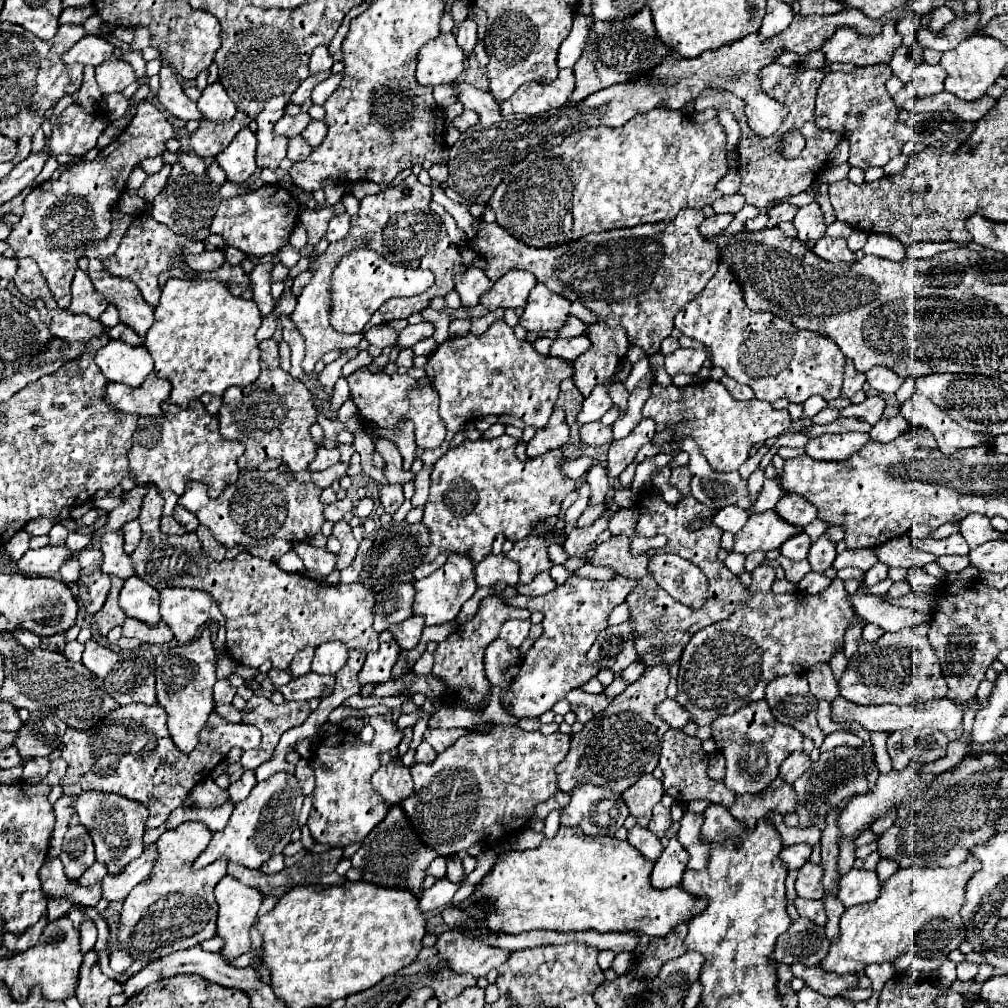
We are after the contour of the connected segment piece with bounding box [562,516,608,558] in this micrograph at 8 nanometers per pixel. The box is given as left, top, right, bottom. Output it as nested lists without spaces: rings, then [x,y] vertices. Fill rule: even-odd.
[[[602,516],[588,528],[574,528],[568,534],[566,542],[562,544],[566,554],[570,554],[568,558],[588,558],[590,556],[590,548],[594,546],[596,538],[606,530],[606,526],[608,526],[608,518]]]

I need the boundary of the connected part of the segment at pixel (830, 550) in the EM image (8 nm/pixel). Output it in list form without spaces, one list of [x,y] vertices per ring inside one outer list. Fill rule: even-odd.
[[[820,536],[820,540],[810,546],[808,562],[810,562],[810,566],[812,566],[812,572],[824,574],[824,572],[832,566],[834,558],[836,558],[834,542],[830,542],[826,536]]]

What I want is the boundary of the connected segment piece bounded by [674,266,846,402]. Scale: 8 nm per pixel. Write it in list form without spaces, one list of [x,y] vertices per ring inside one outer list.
[[[718,266],[718,272],[710,278],[702,294],[698,294],[694,302],[690,302],[686,308],[682,308],[676,314],[674,324],[684,336],[694,338],[702,346],[710,348],[712,366],[722,368],[730,378],[742,384],[750,384],[754,390],[754,396],[760,400],[774,402],[786,396],[790,402],[804,402],[806,398],[818,394],[830,402],[840,396],[846,358],[838,350],[838,346],[828,338],[824,338],[824,334],[798,330],[796,326],[790,326],[790,322],[776,318],[770,312],[746,310],[746,304],[742,302],[742,290],[738,290],[738,282],[734,282],[734,276],[730,274],[730,270],[726,270],[726,266]]]

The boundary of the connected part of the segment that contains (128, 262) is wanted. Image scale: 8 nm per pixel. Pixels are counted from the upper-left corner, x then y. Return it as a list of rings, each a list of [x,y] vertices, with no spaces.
[[[138,214],[136,220],[128,226],[128,230],[126,230],[126,234],[124,234],[118,250],[114,252],[114,256],[110,256],[110,258],[106,258],[102,262],[104,262],[104,268],[110,274],[132,278],[132,282],[136,282],[138,290],[142,292],[144,300],[150,306],[156,306],[158,304],[158,298],[160,298],[158,274],[164,272],[164,270],[170,270],[172,266],[174,268],[182,268],[188,274],[192,274],[192,270],[188,270],[186,266],[182,266],[180,258],[184,254],[200,254],[200,252],[204,252],[204,244],[202,242],[196,242],[192,238],[174,234],[166,224],[158,224],[158,222],[154,222],[154,218],[144,216],[144,214]]]

